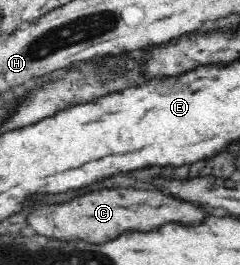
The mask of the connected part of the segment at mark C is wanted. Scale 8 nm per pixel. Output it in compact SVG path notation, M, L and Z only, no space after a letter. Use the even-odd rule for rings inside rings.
M117 188L117 190L99 190L99 192L89 192L81 198L71 200L69 204L57 204L57 206L45 206L45 204L35 204L27 222L31 228L47 238L55 240L85 240L91 244L103 244L119 234L133 230L133 232L151 232L163 226L163 222L179 222L185 226L195 226L205 220L209 212L201 210L189 202L183 202L173 196L163 196L161 192L153 190L127 190L127 188Z

